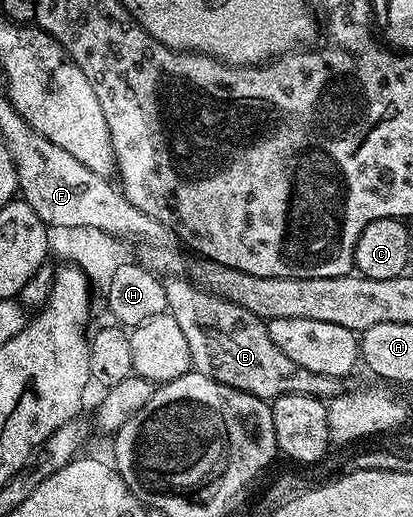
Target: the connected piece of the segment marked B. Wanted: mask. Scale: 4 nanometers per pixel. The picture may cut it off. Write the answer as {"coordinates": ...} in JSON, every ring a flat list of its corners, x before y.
{"coordinates":[[182,275,164,278,163,284,167,314,177,321,183,332,189,345,192,368,205,377,213,377,213,381,221,381,233,389,241,389,253,397,268,401,289,393,305,393,309,397,330,401,344,390,343,379,313,373,297,365,297,361,285,357,285,353,273,345,270,326,249,313,249,309,222,299]]}

